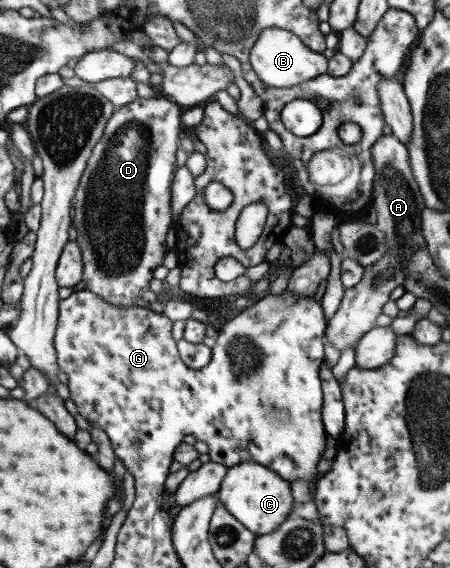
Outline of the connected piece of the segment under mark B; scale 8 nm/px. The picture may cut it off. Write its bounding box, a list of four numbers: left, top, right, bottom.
[248,29,327,92]

